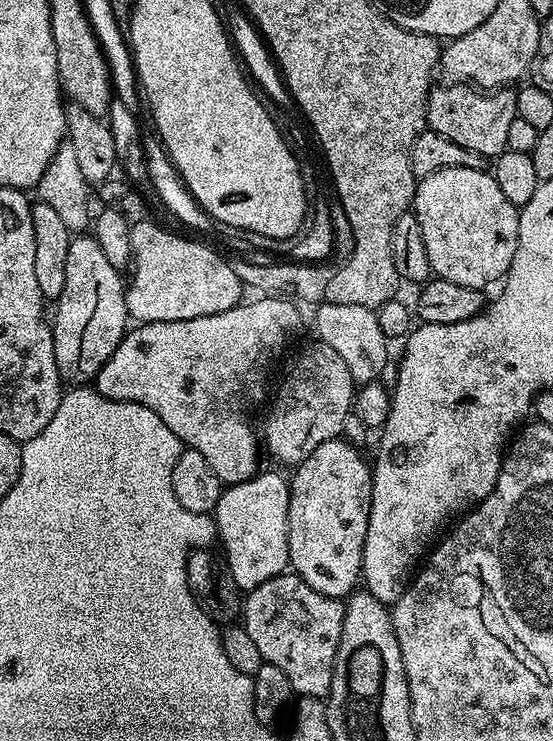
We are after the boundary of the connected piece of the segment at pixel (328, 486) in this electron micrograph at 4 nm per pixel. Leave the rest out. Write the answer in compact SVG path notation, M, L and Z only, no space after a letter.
M343 438L322 442L322 446L318 446L318 450L314 450L314 454L310 454L310 458L306 458L301 464L295 465L293 472L296 473L290 476L290 483L288 485L288 489L290 490L290 510L288 511L288 562L291 571L295 573L295 575L300 576L302 582L306 582L306 586L318 590L318 594L329 596L335 600L351 596L354 589L362 580L364 543L366 542L366 530L368 529L370 506L372 505L372 470L369 461L364 461L364 454L361 449L349 444L348 441Z

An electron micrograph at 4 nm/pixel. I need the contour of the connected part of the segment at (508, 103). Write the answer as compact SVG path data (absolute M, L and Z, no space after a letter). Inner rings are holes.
M467 82L443 83L437 83L429 91L427 127L442 134L442 138L450 138L450 142L458 142L458 146L466 146L466 150L474 150L474 154L489 158L502 155L506 151L506 137L514 118L515 95L508 94L508 97L504 97L500 96L504 94L492 94L487 100L483 91Z

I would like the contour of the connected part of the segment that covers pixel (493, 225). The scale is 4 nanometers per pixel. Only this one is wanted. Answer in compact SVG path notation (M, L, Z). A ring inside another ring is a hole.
M447 168L423 177L416 186L414 213L421 226L429 266L441 280L458 282L458 286L470 286L481 290L507 276L512 264L514 250L518 246L518 222L520 214L517 205L511 204L498 190L498 182L491 171L478 168Z

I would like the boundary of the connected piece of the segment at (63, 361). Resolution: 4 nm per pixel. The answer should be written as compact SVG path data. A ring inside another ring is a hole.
M76 234L70 242L70 250L66 254L66 286L62 286L60 299L55 301L56 317L51 317L52 341L54 342L54 358L58 362L61 381L72 386L84 386L95 381L98 370L106 366L110 354L118 350L124 333L129 331L130 317L128 304L124 300L125 281L120 281L121 273L102 254L102 246L98 246L95 235Z

